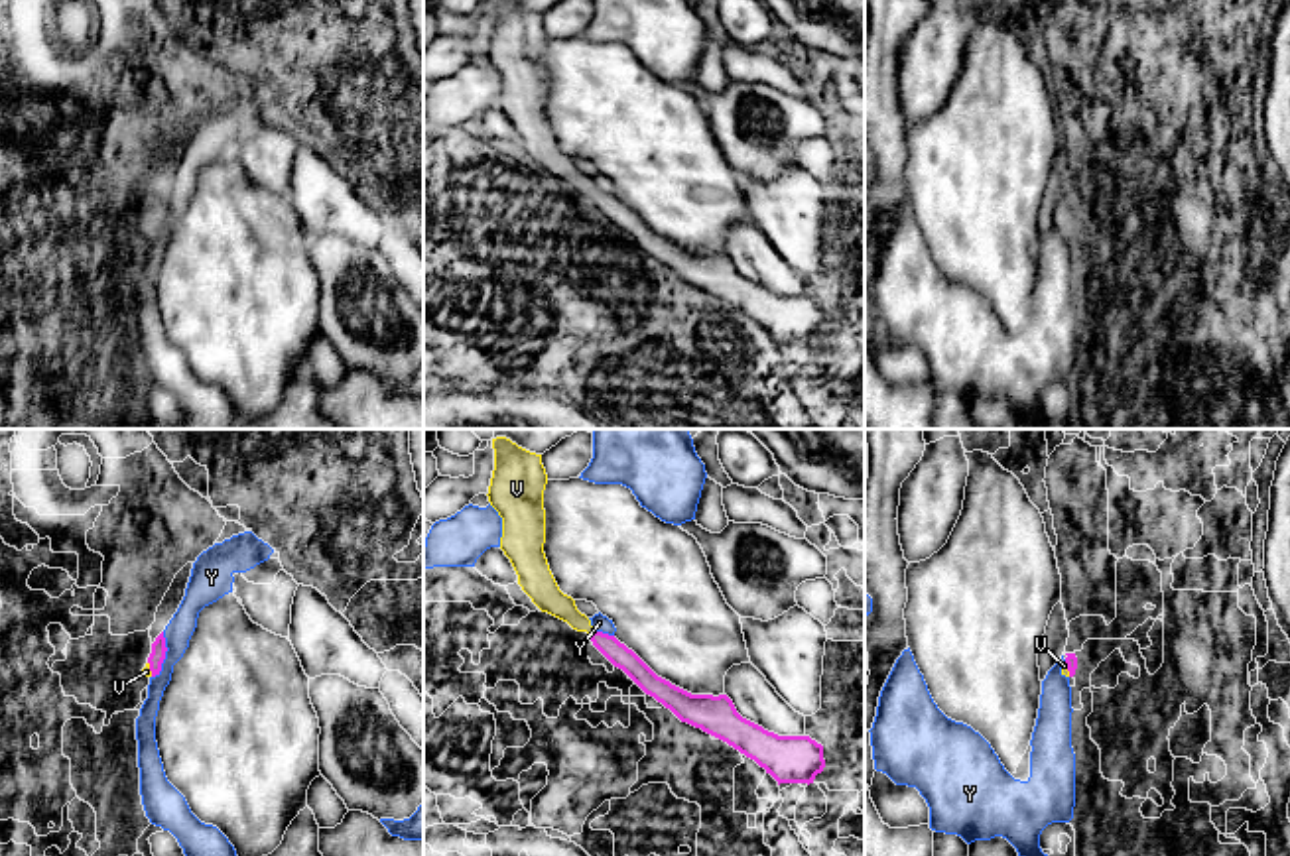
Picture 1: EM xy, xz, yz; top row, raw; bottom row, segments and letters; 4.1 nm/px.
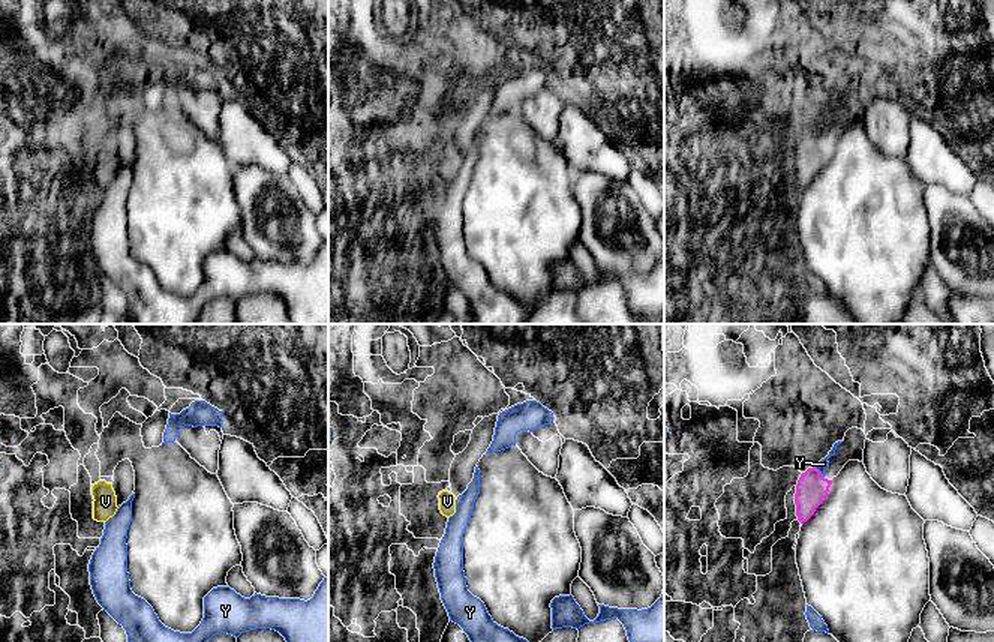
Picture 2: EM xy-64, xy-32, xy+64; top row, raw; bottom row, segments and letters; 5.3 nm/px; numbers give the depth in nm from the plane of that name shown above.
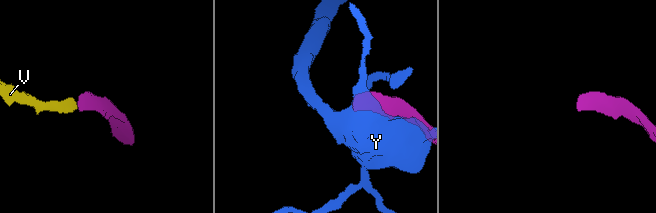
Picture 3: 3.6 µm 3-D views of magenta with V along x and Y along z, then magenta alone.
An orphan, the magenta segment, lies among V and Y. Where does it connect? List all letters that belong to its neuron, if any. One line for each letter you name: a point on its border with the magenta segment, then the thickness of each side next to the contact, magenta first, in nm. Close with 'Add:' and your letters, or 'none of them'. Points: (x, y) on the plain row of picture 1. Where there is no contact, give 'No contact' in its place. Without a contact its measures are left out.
V: Touches magenta at xz (591, 191). Thickness 90 nm (magenta) against 120 nm
Add: V

